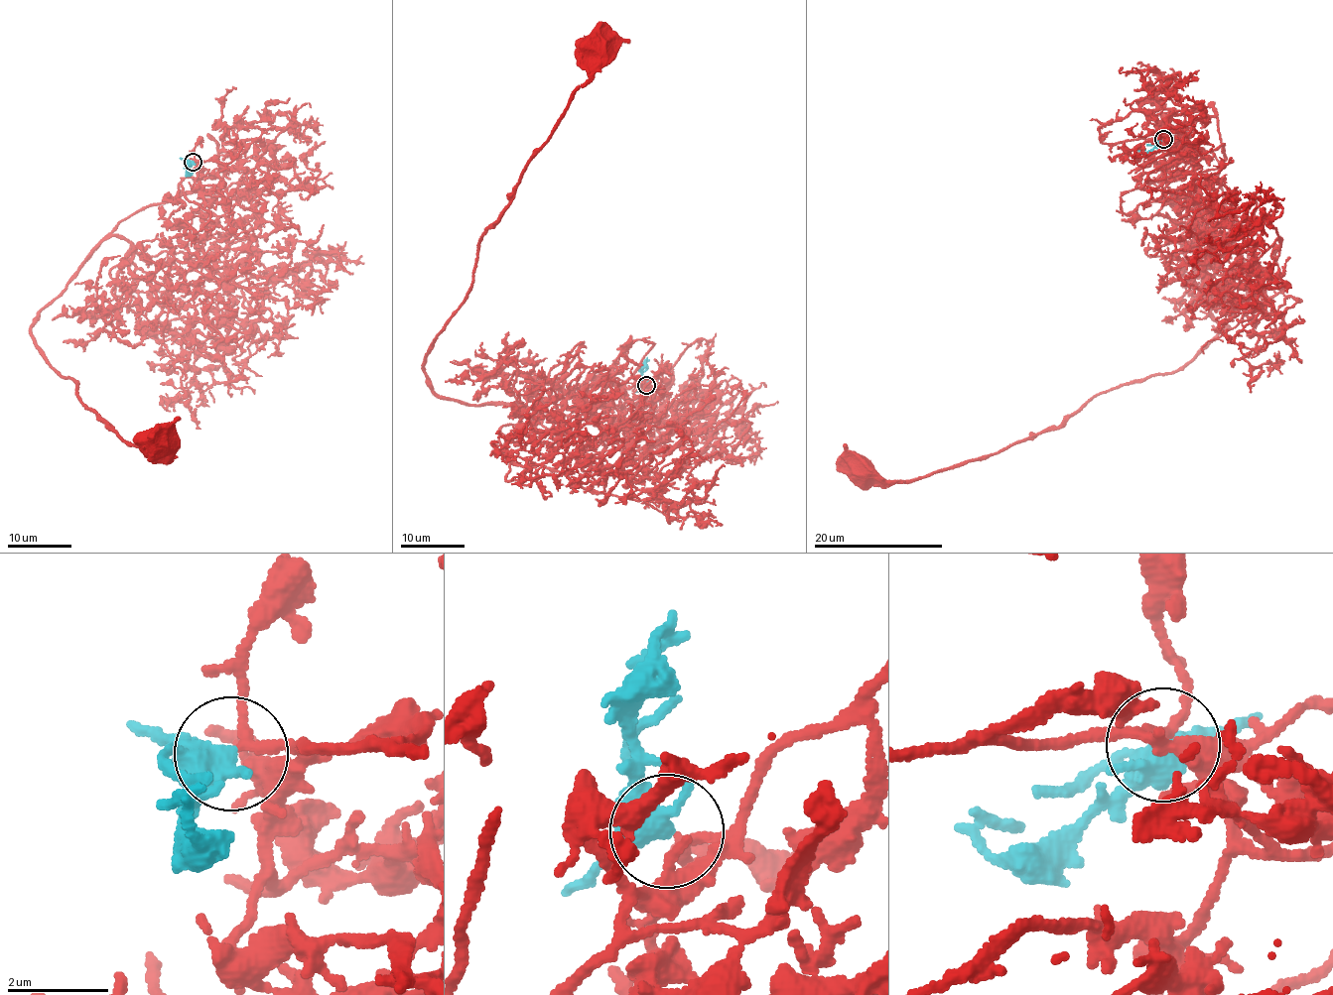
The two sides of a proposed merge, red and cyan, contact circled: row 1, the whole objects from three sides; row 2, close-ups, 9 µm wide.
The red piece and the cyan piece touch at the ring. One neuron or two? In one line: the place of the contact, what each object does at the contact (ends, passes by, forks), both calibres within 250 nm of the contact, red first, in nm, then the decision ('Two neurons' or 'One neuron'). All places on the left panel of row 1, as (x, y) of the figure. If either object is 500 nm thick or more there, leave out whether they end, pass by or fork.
Place: (193, 162). At the ring red passes by. At the ring cyan forks. Thickness 170 nm (red) against 400 nm. One neuron

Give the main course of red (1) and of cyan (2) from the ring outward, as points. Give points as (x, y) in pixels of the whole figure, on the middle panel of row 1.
1: (647, 385), (605, 429), (442, 398), (423, 369), (471, 285), (482, 235), (588, 77), (585, 45), (595, 45)
2: (646, 384), (642, 372), (645, 360), (642, 364)

